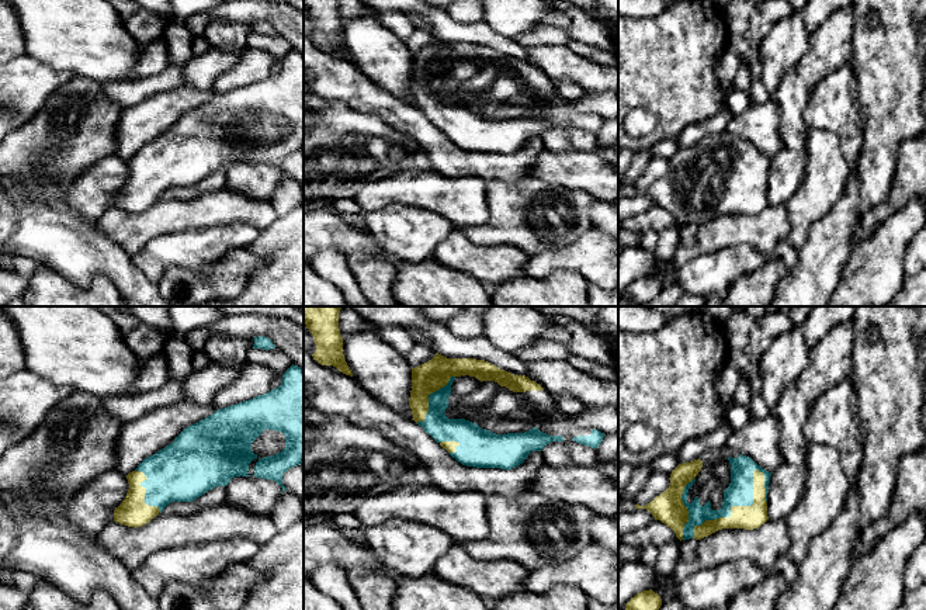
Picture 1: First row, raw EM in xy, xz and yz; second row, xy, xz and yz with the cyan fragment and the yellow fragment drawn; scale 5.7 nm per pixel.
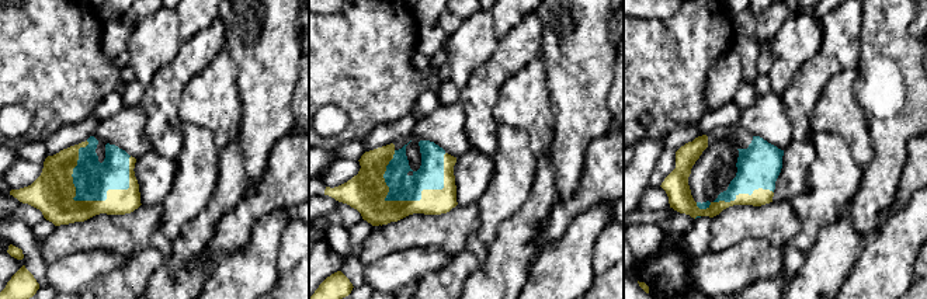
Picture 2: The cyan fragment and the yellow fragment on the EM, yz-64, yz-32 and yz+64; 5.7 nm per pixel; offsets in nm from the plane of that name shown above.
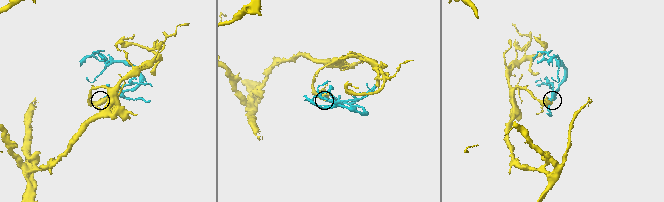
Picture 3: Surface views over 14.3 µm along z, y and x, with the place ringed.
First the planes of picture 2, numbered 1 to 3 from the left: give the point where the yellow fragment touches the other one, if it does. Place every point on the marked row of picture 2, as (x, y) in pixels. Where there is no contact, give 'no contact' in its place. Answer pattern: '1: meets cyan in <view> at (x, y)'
1: meets cyan in yz-64 at (113, 188)
2: meets cyan in yz-32 at (427, 188)
3: meets cyan in yz+64 at (743, 193)

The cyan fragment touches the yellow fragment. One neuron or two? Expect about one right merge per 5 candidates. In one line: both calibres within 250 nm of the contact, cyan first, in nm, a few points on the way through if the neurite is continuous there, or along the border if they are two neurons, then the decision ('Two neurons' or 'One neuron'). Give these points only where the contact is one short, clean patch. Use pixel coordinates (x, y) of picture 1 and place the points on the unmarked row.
Thickness 150 nm (cyan) against 140 nm. One neuron

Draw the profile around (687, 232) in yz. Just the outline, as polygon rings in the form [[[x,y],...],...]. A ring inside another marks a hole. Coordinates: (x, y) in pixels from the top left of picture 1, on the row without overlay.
[[[682,225],[680,226],[680,240],[679,243],[683,246],[691,246],[696,242],[698,225]]]

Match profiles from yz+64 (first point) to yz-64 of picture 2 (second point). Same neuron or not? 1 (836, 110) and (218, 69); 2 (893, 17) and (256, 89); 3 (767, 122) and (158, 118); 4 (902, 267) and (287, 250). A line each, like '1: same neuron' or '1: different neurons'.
1: same neuron
2: same neuron
3: different neurons
4: different neurons

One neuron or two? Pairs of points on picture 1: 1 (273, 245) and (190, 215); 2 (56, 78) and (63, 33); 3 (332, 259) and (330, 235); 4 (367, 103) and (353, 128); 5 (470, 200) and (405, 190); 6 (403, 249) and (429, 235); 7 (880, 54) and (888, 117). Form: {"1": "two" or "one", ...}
{"1": "two", "2": "two", "3": "two", "4": "two", "5": "one", "6": "one", "7": "one"}

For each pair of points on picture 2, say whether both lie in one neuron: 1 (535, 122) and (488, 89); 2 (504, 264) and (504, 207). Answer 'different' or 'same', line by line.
1: different
2: different

